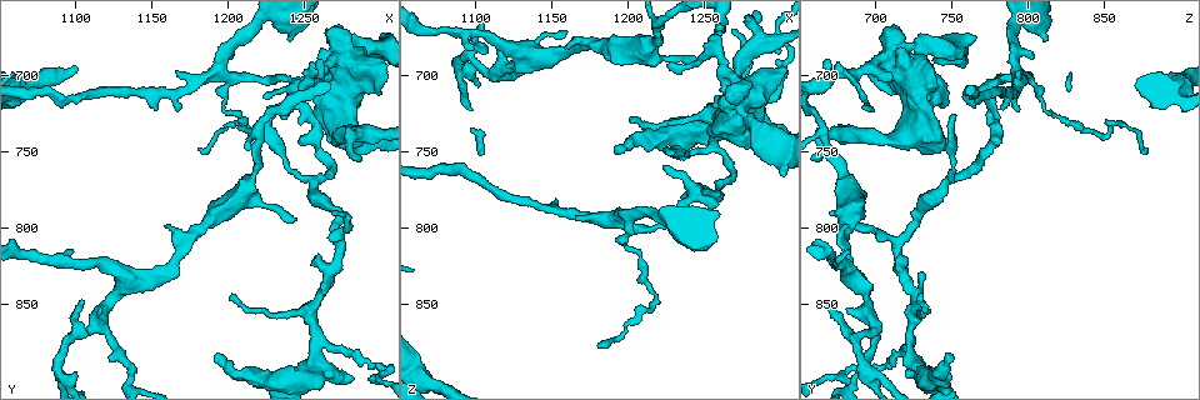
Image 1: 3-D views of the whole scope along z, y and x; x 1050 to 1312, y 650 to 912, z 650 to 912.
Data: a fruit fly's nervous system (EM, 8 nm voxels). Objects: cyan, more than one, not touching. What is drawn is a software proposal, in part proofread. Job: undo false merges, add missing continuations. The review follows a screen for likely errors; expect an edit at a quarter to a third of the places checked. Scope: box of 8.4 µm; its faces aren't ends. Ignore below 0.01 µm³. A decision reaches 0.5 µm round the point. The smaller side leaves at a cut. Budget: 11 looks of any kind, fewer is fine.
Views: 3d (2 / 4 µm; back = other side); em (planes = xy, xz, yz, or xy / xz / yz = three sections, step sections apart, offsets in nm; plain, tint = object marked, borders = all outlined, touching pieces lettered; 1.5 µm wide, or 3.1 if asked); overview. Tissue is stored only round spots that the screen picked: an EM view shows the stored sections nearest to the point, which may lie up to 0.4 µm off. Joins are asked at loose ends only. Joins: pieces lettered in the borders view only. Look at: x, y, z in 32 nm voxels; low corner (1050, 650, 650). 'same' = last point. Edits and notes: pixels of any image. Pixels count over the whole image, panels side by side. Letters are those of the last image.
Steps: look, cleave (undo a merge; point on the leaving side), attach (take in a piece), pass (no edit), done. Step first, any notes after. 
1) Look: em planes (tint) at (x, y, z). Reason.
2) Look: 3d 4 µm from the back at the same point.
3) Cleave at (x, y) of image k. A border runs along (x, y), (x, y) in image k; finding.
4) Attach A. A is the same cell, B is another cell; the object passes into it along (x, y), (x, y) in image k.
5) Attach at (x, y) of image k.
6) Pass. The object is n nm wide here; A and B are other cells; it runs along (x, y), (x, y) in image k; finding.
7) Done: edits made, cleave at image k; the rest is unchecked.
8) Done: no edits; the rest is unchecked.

Look: em planes (borders) at (1160, 798, 682). Free end.

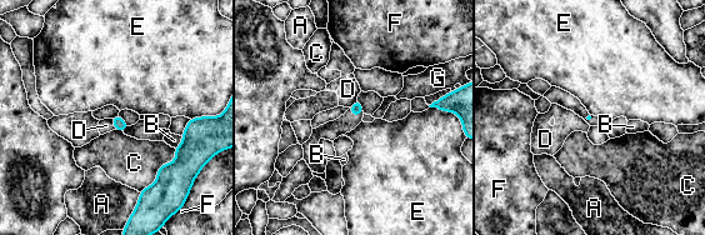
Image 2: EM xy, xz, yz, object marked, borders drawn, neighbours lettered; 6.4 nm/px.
Pass. The longest contact is with C, 360 nm; A, B, C, D, E, F and G are other cells; none of them fits.

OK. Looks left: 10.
Look: 3d 4 µm at (1268, 788, 670). Branch stops here.

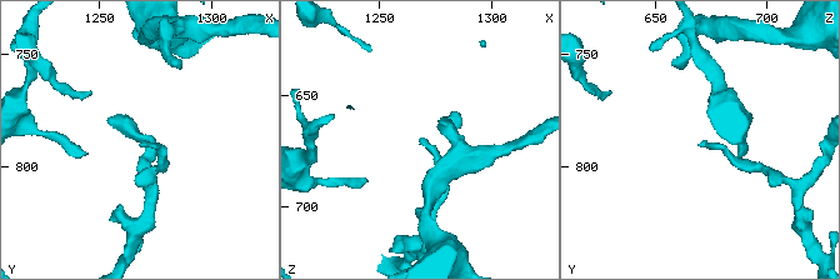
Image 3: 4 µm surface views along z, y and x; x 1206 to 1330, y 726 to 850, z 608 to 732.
Look: em planes (borders) at (1268, 790, 670).

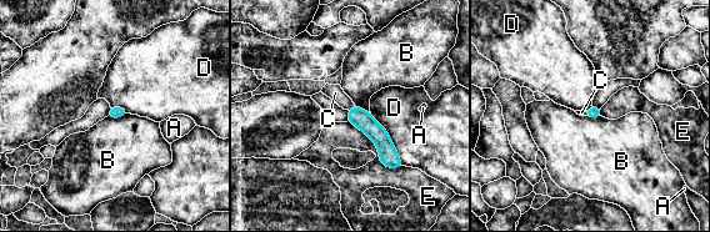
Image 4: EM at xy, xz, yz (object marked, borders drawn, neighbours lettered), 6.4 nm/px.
Attach C. The longest contact is with E, 460 nm; C is the same cell, A, B, D and E are other cells; the object passes into it along (359, 117), (351, 107), (335, 92) in image 4; it goes on there.

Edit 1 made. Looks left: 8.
Look: overview. Redraw.

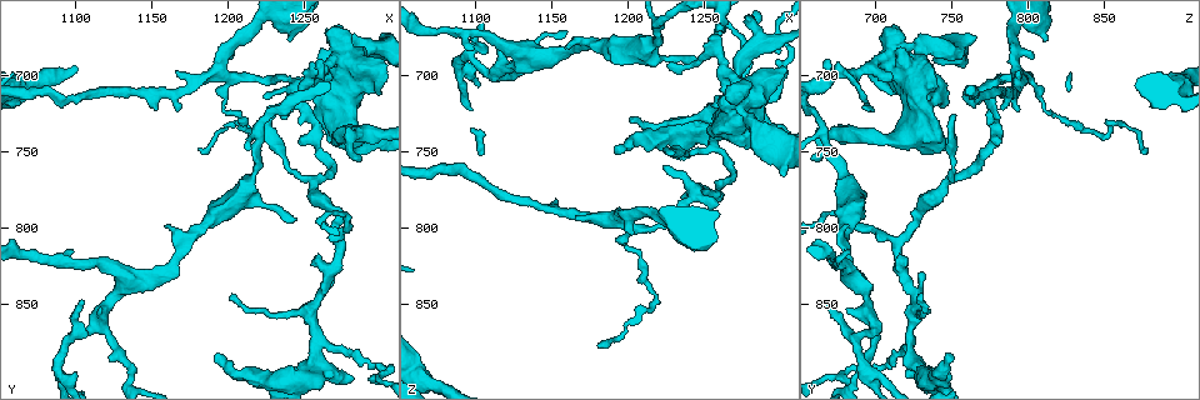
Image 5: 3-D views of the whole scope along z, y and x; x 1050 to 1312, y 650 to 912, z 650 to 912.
Look: em xy step 4 (borders) at (1116, 862, 698).

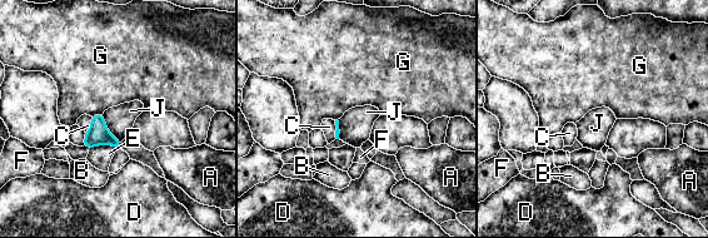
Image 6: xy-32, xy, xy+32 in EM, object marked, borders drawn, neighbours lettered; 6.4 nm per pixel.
Pass. A, B, C, D, E, F, G and J are other cells; a border runs along (103, 113), (109, 133), (121, 140) in image 6; continuous, no second cell.

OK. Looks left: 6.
Look: em planes (plain) at (1098, 816, 682). An open end.

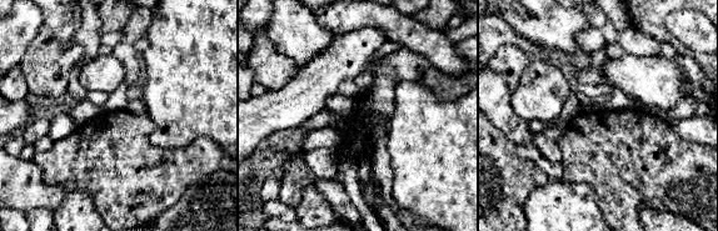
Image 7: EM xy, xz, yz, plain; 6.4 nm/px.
Look: em planes (borders) at the same point.

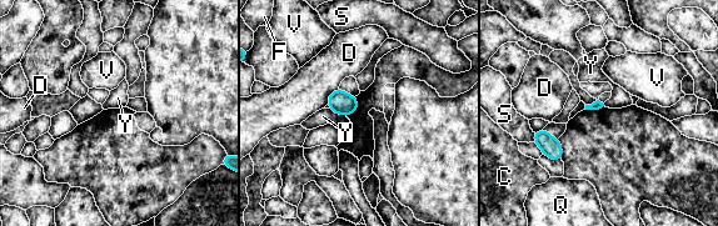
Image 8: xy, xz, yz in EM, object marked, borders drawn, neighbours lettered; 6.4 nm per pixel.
Pass. C, D, F, Q, S, V and Y are other cells; a border runs along (330, 108), (335, 112), (345, 115) in image 8; none of them fits.

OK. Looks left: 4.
Look: em yz step 8 (borders) at (1192, 882, 748). Free end.

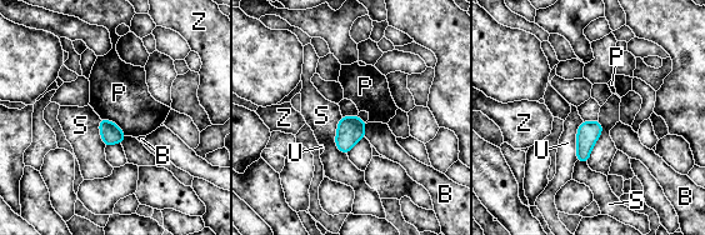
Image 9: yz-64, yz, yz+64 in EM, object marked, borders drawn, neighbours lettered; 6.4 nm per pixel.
Look: em planes (borders) at the same point. Another direction.

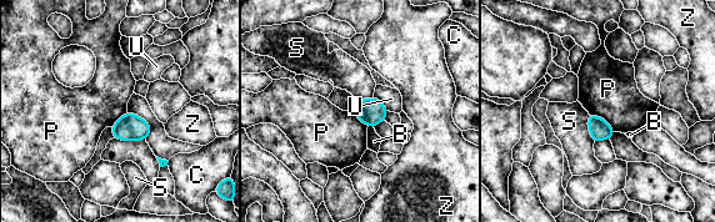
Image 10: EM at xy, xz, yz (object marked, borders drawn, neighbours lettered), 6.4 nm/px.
Pass. B, C, P, S, U and Z are other cells; a border runs along (589, 114), (601, 117), (615, 131) in image 10; none of them fits.

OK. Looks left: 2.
Done: edits made, attach at image 4; the rest is unchecked.

